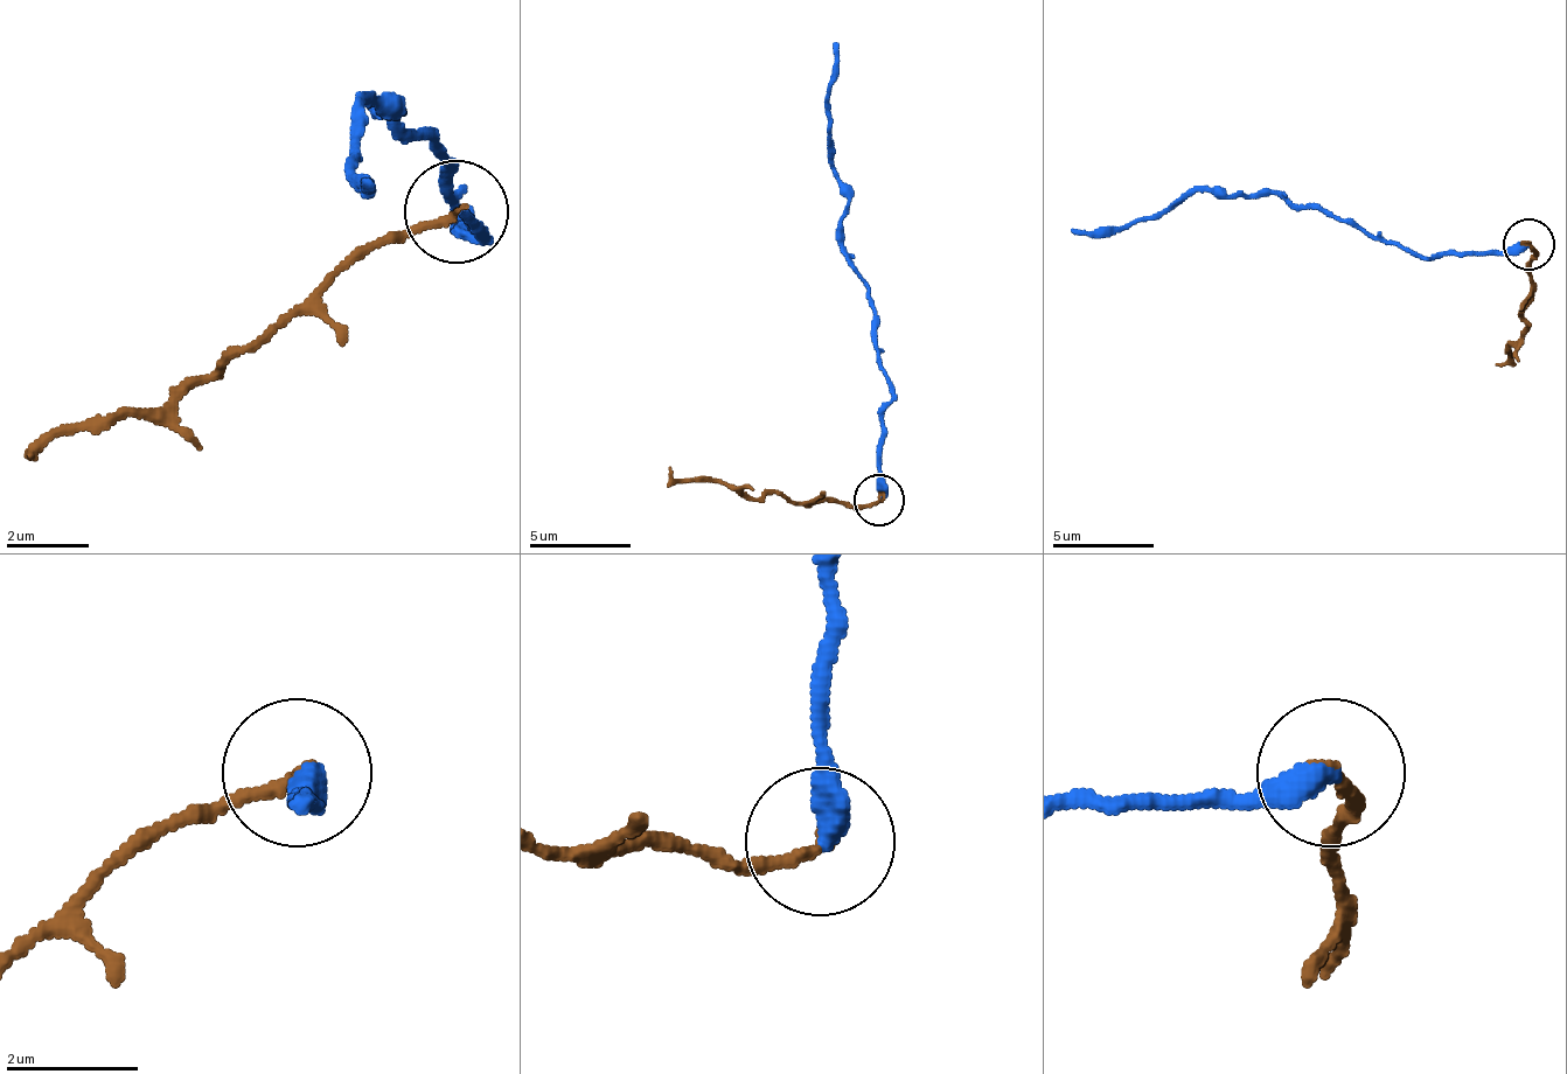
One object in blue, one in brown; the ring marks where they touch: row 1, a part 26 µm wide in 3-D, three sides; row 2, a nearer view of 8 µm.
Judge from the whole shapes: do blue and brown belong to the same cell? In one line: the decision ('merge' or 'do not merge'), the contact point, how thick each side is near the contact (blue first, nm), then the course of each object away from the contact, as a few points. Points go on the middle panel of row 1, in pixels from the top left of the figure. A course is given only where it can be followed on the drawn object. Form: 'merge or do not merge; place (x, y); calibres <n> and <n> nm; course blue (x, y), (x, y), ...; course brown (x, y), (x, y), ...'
do not merge; place (879, 500); calibres 420 and 200 nm; course blue (877, 499), (877, 437), (893, 385), (868, 284), (847, 253), (847, 187), (836, 176), (827, 110), (831, 44); course brown (877, 499), (831, 503), (756, 499), (730, 483), (683, 483), (668, 467)

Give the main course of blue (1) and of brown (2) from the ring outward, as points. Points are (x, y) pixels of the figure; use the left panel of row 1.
1: (453, 214), (453, 224), (485, 235), (432, 141), (370, 99), (349, 162), (360, 183)
2: (453, 214), (360, 245), (204, 379), (152, 411), (58, 432), (28, 453)

